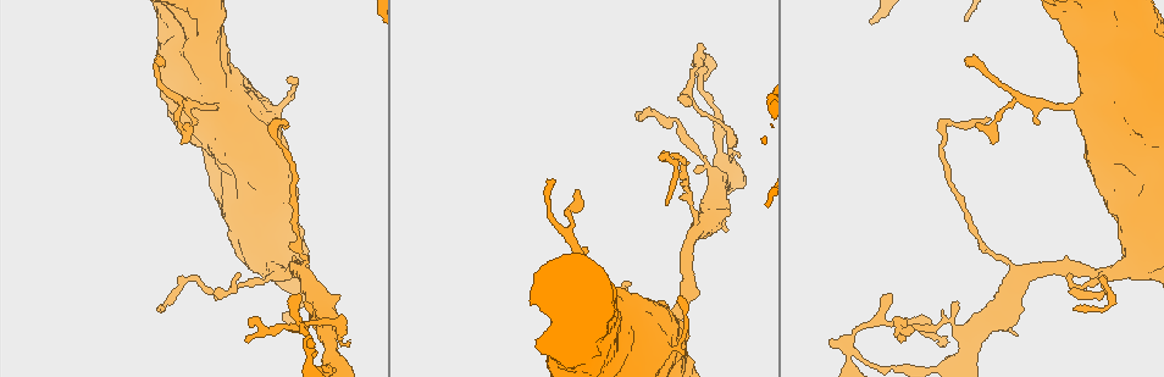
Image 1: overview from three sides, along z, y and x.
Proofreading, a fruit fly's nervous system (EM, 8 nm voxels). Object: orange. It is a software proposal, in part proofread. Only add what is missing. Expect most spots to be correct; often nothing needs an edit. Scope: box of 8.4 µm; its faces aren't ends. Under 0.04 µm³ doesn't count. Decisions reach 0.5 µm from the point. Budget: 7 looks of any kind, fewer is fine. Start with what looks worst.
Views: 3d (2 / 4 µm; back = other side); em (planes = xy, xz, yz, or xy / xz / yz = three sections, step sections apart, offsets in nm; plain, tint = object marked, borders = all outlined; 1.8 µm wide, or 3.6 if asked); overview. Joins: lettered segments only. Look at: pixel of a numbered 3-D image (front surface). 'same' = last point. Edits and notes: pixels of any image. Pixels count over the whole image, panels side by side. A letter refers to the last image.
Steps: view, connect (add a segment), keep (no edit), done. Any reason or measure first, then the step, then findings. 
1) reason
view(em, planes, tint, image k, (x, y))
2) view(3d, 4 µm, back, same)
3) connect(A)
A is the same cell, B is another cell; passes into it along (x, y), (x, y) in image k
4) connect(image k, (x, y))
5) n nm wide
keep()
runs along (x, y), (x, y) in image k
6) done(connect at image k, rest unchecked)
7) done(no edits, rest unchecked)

sharp bend
view(3d, 2 µm, image 1, (310, 364))

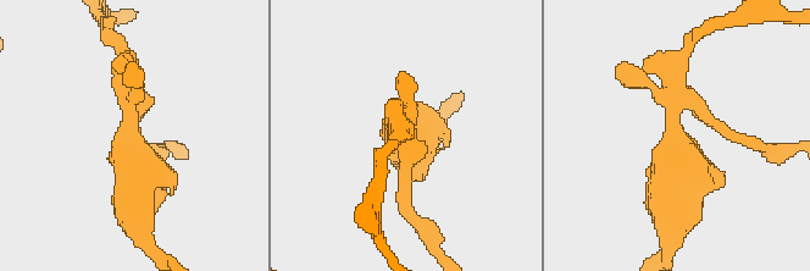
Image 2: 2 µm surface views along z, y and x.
view(em, xz, step 16, borders, image 2, (404, 173))

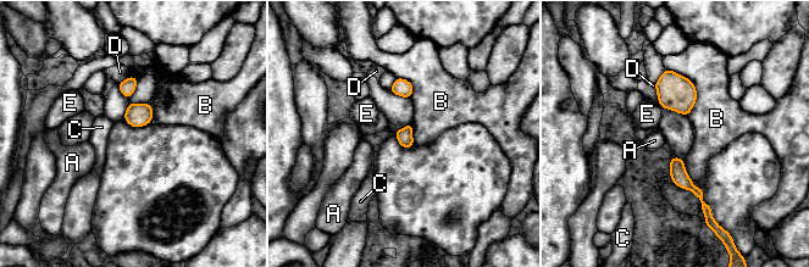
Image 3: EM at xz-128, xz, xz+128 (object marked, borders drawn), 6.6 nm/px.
50 nm wide
keep()
A, B, C, D and E are other cells; border along (665, 68), (696, 89), (687, 116) in image 3; none of them fits

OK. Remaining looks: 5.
free end
view(em, planes, borders, image 1, (907, 320))

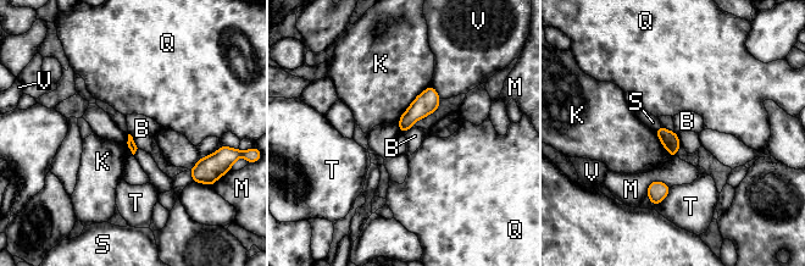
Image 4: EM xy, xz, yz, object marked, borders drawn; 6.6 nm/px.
K touches over 320 nm
keep()
B, K, M, Q, S, T and V are other cells; border along (129, 133), (137, 148) in image 4; no lettered segment goes on from it

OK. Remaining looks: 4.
tapers out
view(em, planes, borders, image 1, (1073, 310))

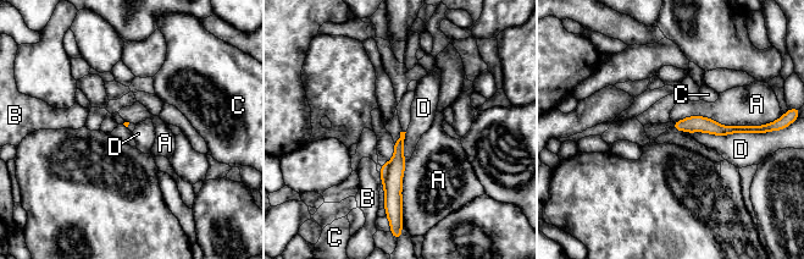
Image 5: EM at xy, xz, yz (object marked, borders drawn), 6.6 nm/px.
A touches over 550 nm
keep()
A, B, C and D are other cells; runs along (677, 125), (747, 130) in image 5; none of them fits

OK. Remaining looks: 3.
done(no edits, rest unchecked)

